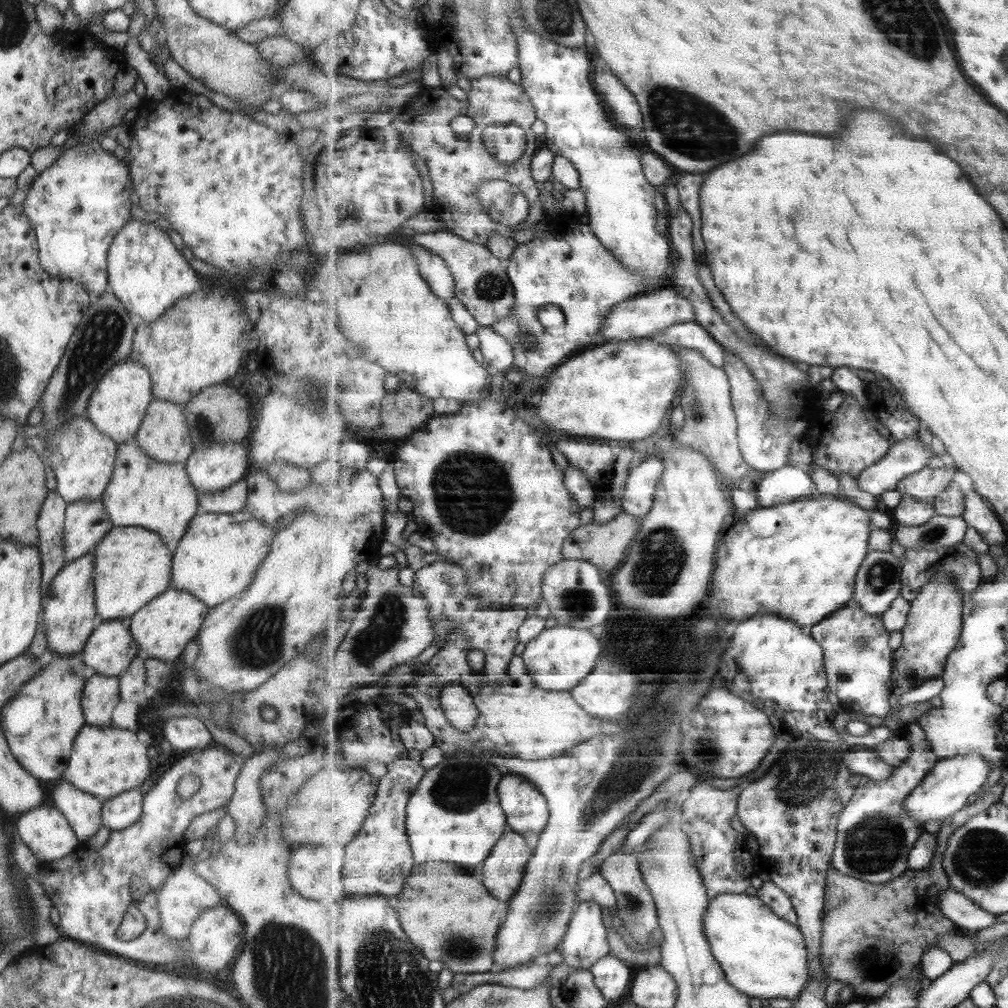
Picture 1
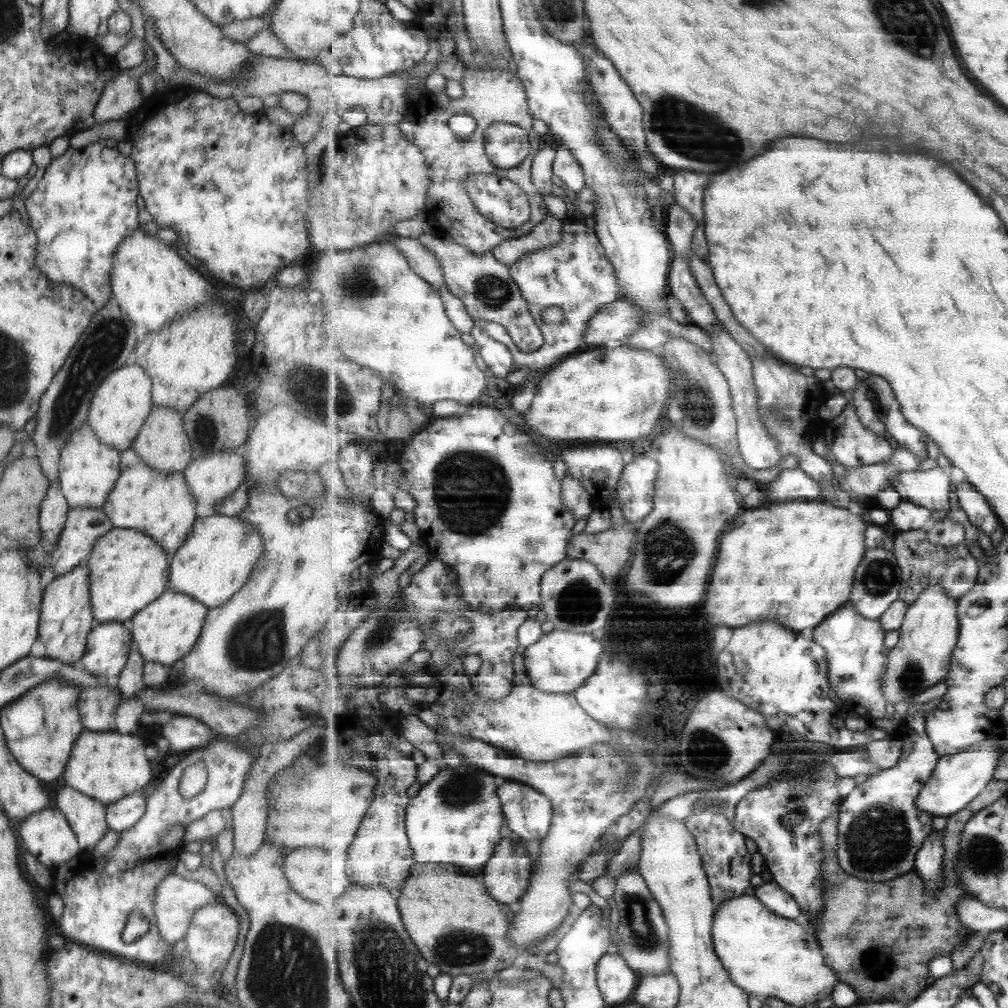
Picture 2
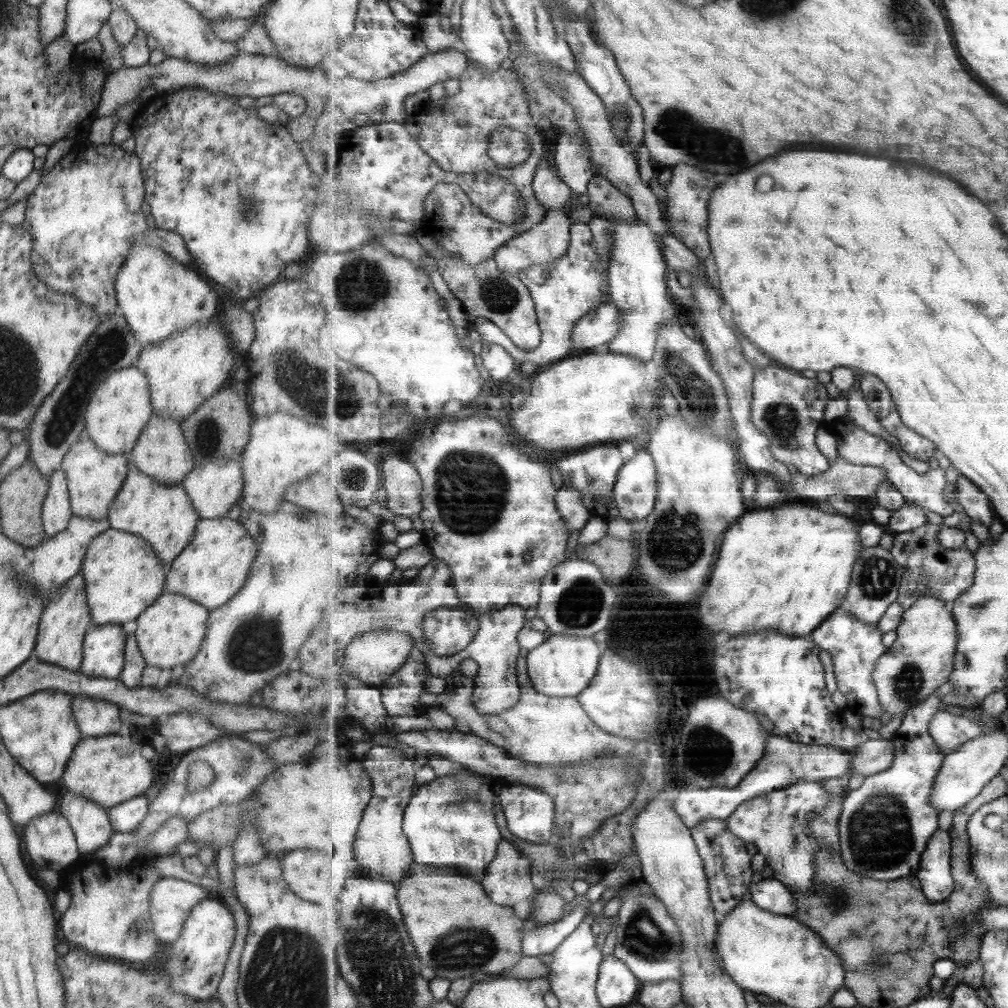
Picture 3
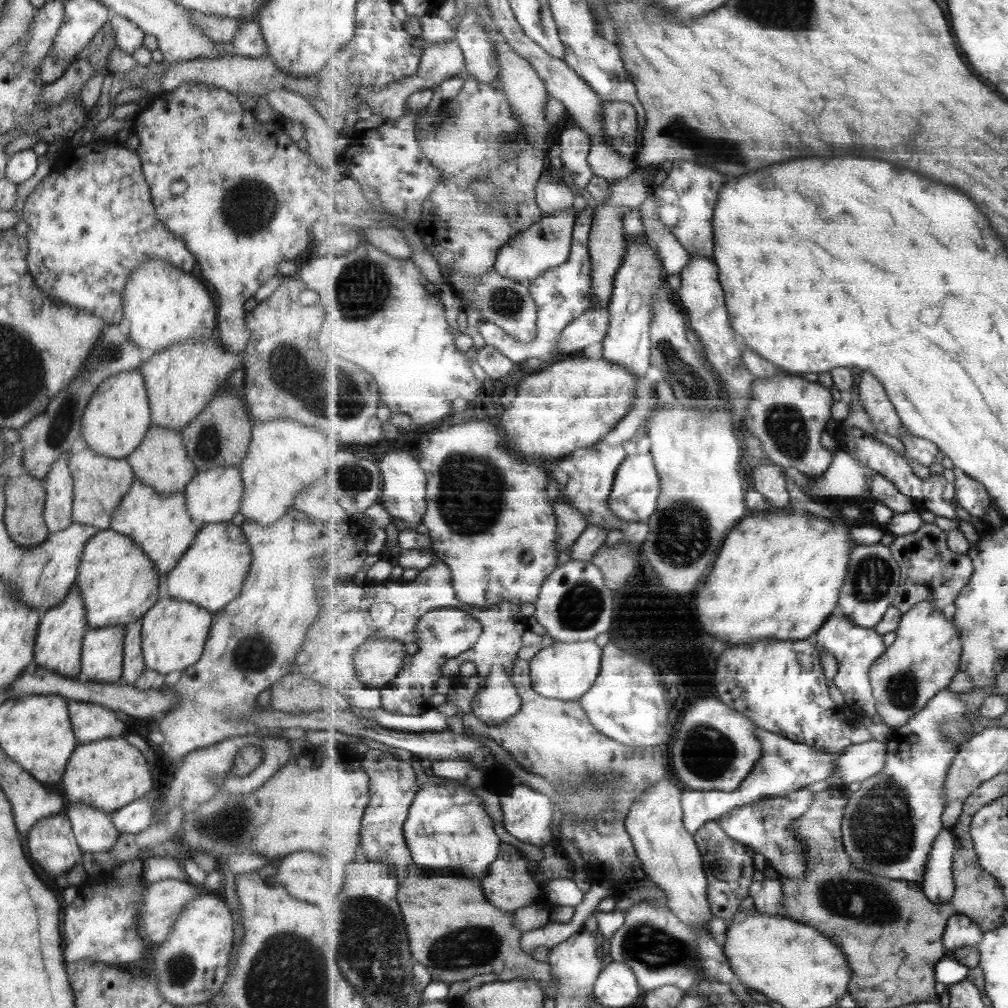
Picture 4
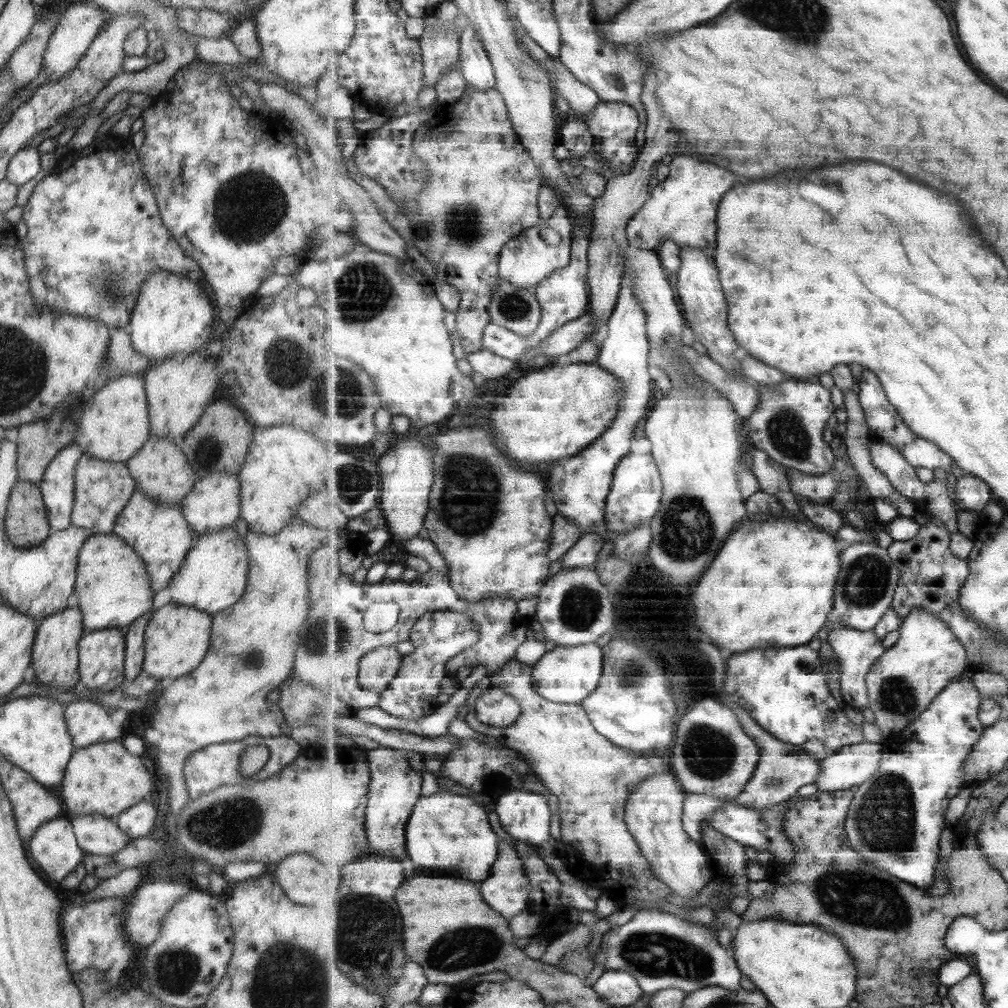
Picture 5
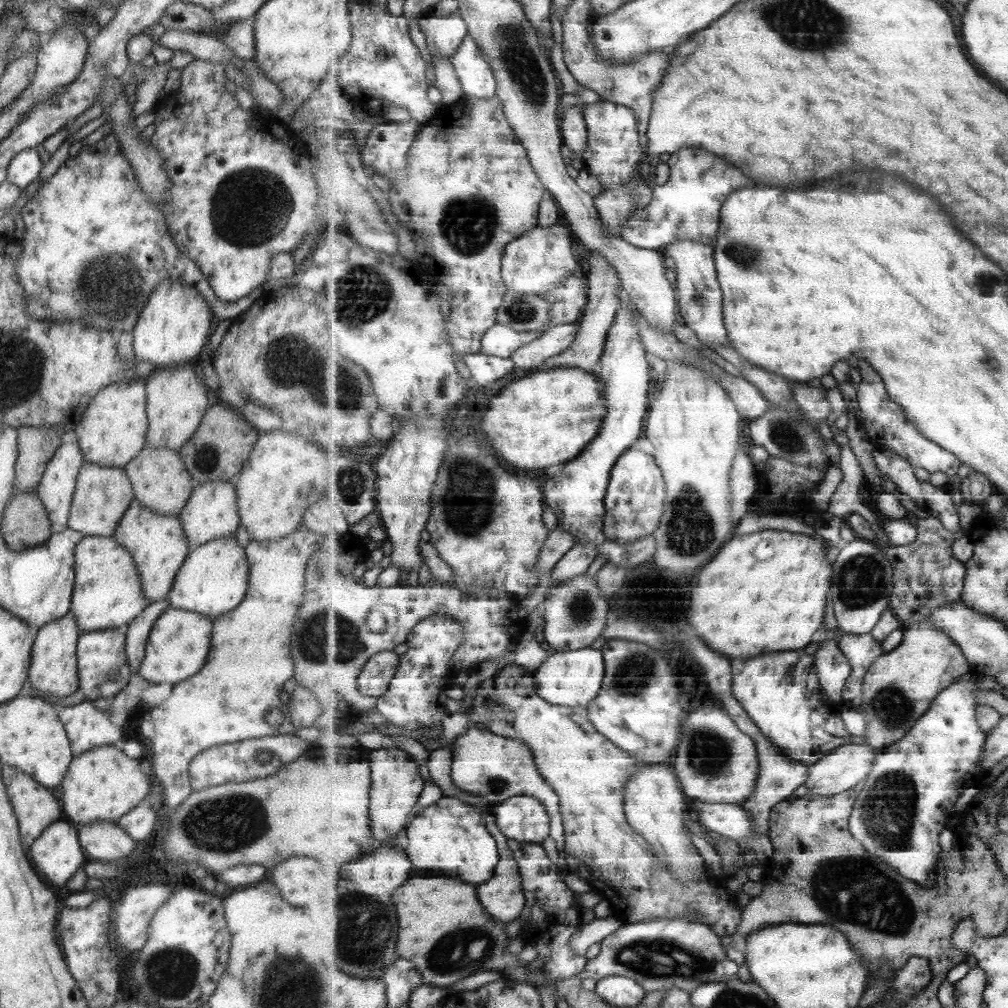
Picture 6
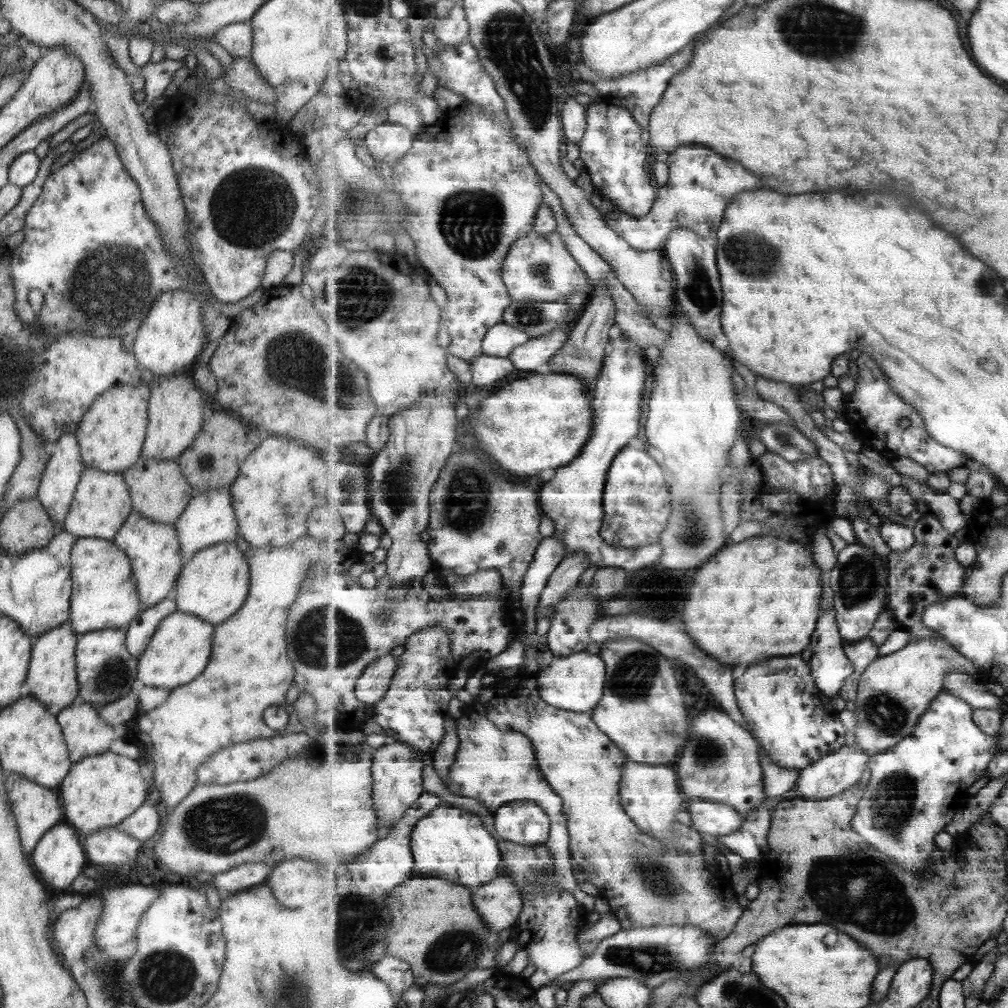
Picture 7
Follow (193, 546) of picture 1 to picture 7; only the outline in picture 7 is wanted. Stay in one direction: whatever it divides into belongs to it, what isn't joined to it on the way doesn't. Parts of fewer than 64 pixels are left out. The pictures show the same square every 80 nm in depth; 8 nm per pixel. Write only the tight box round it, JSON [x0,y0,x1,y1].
[174,541,249,626]

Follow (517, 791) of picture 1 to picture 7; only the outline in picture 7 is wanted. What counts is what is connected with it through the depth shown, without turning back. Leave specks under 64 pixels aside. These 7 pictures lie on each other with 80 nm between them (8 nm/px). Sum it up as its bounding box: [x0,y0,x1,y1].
[493,800,552,846]

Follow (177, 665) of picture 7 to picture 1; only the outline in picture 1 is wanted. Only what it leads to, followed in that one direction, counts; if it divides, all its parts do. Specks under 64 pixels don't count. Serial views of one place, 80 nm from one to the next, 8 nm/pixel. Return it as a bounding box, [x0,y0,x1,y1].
[126,586,210,661]

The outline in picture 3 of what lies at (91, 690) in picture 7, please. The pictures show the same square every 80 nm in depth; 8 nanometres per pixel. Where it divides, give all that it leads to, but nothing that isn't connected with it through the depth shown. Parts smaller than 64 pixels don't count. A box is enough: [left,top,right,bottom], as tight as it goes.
[79,623,128,679]

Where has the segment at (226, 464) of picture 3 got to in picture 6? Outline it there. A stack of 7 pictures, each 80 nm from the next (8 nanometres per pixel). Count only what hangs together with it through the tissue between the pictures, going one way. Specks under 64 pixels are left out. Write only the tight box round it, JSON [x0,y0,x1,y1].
[178,479,240,548]

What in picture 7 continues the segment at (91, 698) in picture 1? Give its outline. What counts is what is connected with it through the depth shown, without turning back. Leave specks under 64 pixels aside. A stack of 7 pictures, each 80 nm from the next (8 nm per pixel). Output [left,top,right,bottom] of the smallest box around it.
[56,702,121,764]

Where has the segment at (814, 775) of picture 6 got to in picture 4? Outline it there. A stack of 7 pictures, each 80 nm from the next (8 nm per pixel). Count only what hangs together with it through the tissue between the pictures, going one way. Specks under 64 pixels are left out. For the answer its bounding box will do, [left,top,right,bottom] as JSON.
[831,741,891,788]

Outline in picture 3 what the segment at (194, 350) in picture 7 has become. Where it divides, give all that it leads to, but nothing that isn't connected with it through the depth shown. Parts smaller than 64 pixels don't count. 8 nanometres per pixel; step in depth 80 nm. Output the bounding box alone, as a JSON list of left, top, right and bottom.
[114,243,217,345]

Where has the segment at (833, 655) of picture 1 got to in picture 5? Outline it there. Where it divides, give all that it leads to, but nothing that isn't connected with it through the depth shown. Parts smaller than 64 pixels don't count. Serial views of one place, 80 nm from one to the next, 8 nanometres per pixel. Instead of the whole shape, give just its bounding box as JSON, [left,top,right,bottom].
[827,621,888,710]

